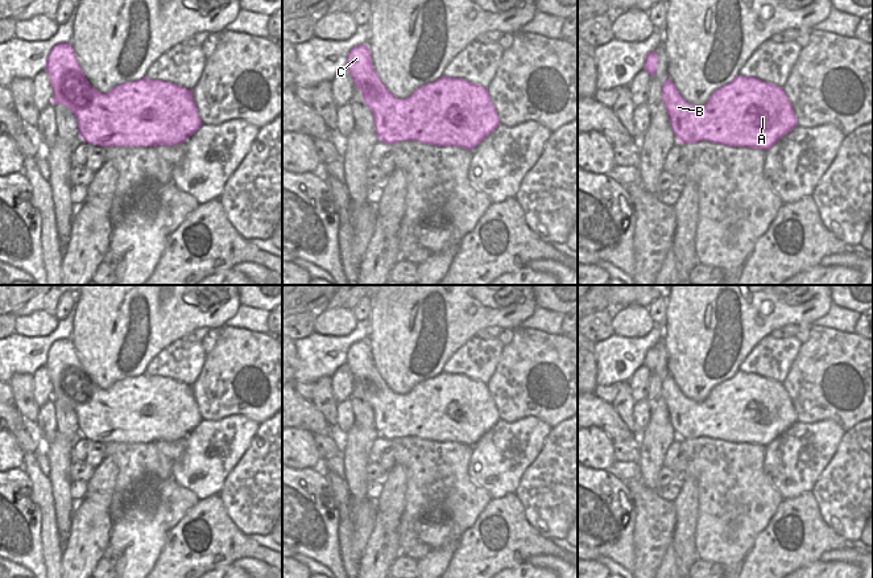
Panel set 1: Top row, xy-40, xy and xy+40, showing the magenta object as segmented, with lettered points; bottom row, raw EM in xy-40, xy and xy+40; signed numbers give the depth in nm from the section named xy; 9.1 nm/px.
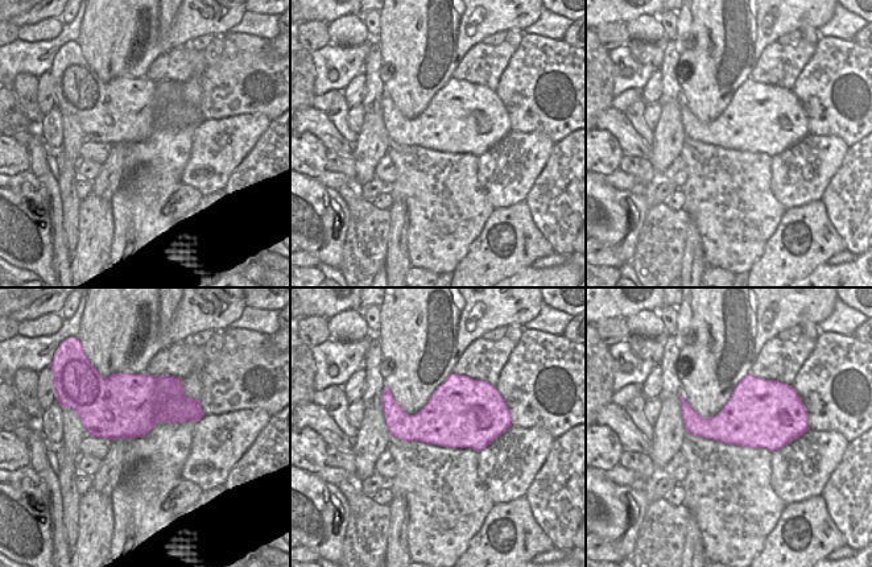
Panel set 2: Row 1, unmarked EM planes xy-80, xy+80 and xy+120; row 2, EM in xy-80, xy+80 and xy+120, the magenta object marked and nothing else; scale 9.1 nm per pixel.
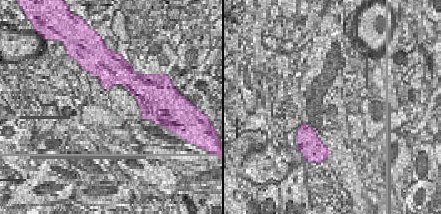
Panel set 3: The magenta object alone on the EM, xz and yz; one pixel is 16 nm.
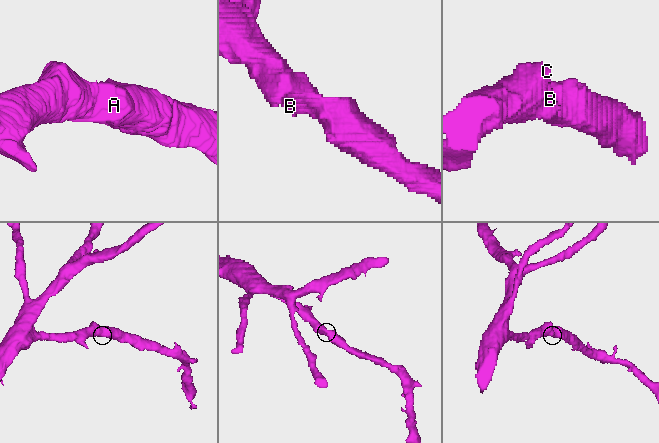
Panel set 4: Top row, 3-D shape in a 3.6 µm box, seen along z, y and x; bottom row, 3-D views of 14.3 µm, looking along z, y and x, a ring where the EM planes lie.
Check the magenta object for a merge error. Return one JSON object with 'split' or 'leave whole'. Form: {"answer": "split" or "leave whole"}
{"answer": "leave whole"}

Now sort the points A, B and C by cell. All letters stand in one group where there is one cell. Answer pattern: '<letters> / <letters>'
A B C

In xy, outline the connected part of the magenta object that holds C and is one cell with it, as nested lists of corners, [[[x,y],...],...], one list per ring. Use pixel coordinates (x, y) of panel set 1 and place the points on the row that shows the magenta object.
[[[367,45],[353,48],[347,57],[346,69],[355,87],[361,91],[365,106],[373,113],[378,141],[397,144],[418,141],[435,146],[460,146],[473,150],[498,125],[498,116],[488,88],[462,78],[440,77],[433,83],[418,87],[409,98],[398,99],[378,79]]]

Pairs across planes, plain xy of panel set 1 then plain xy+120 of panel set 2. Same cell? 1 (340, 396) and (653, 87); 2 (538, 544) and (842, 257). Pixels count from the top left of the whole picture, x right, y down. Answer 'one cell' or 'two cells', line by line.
1: one cell
2: two cells

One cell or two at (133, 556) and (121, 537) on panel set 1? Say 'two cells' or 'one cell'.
one cell

